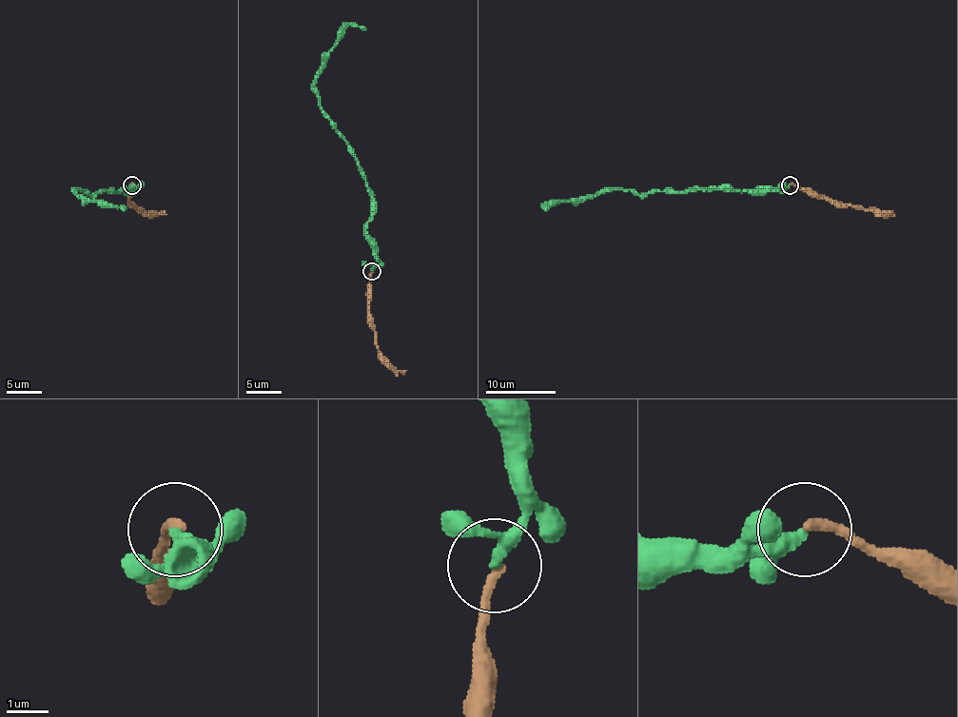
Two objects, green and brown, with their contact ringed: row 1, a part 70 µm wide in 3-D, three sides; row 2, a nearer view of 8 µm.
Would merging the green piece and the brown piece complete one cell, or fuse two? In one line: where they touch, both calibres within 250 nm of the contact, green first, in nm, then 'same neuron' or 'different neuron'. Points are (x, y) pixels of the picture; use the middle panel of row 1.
at (371, 271); 240 nm thick on the green side, 240 nm on the other; same neuron

